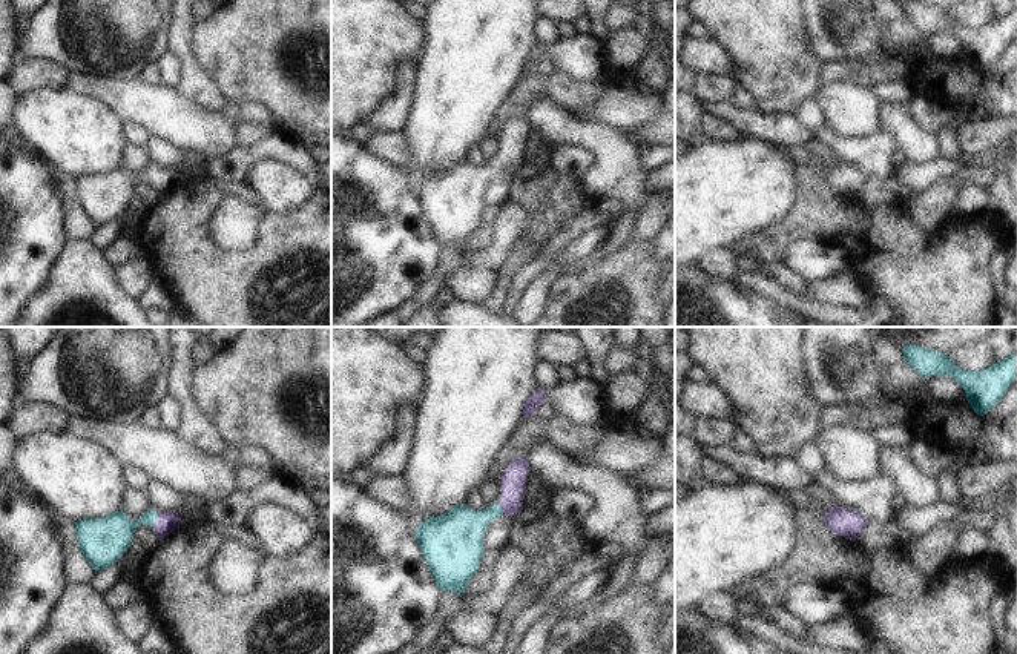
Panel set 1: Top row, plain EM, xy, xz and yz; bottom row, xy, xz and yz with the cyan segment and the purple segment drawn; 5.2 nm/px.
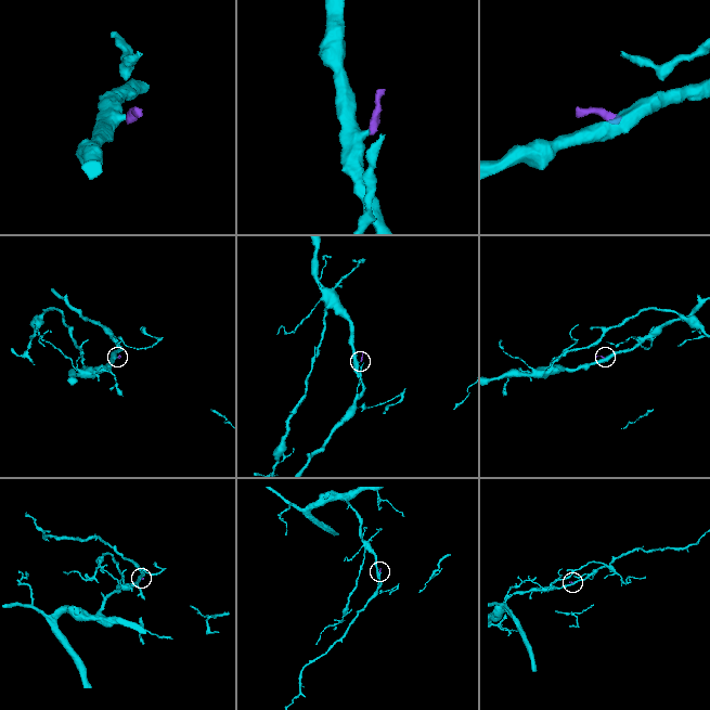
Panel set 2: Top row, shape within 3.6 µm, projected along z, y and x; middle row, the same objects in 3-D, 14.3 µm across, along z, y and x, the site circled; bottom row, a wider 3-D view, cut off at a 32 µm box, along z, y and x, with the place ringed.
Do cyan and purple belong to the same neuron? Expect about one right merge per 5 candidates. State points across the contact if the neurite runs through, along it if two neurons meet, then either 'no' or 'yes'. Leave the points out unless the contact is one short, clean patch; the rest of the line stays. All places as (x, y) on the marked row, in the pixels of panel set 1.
way xy (112, 535), (141, 521), (157, 521), (167, 522); yes

